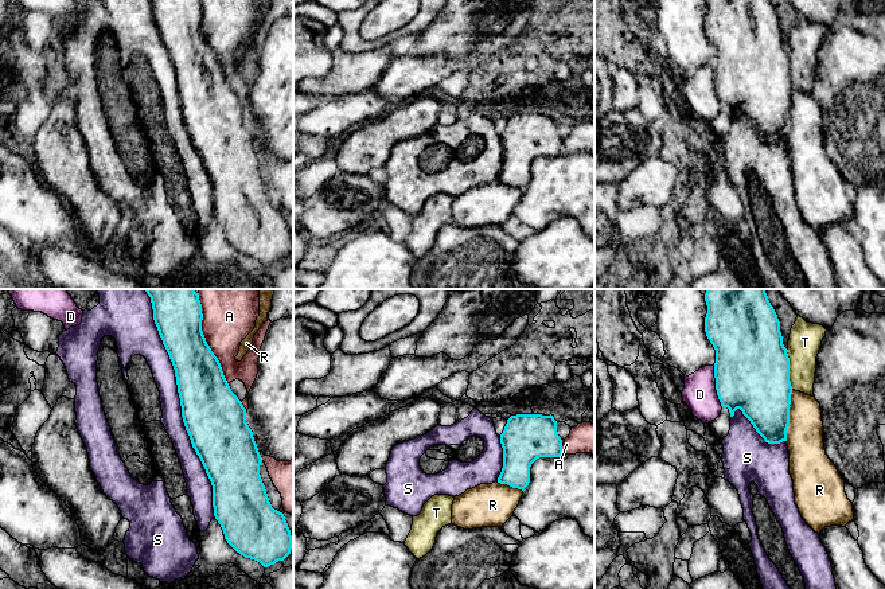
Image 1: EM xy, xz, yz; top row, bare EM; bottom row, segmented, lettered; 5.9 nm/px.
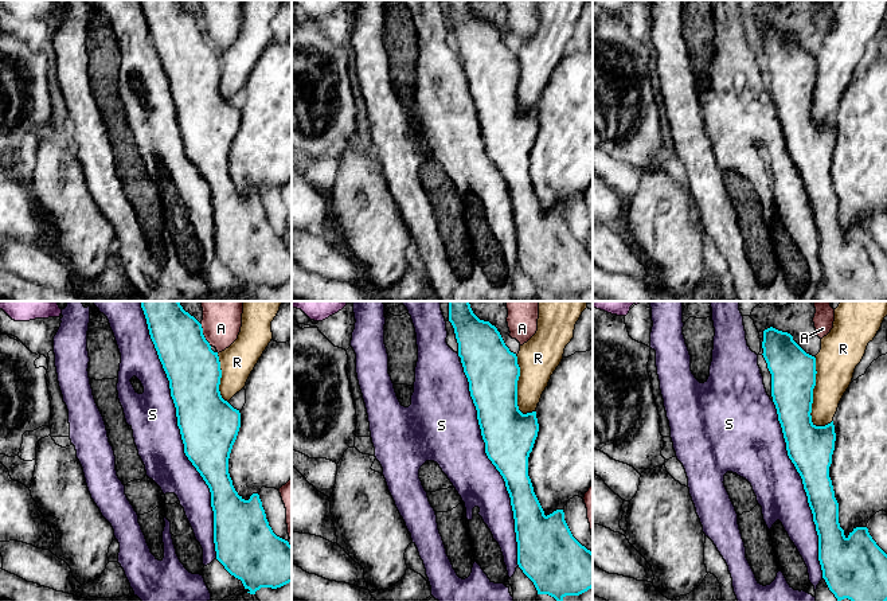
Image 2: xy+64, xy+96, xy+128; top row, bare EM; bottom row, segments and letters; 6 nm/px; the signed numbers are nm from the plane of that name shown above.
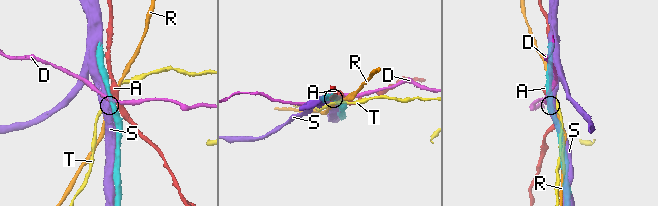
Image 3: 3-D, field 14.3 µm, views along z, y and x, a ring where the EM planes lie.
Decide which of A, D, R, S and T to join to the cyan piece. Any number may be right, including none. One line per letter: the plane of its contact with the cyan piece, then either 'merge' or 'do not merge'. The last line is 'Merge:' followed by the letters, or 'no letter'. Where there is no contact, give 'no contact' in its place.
A: meets cyan in xy; do not merge
D: meets cyan in yz; do not merge
R: meets cyan in yz; do not merge
S: meets cyan in xy; merge
T: meets cyan in yz; do not merge
Merge: S

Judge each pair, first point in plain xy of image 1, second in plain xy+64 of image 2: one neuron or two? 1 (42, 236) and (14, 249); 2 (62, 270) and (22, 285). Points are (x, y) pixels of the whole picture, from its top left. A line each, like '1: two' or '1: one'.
1: two
2: two

